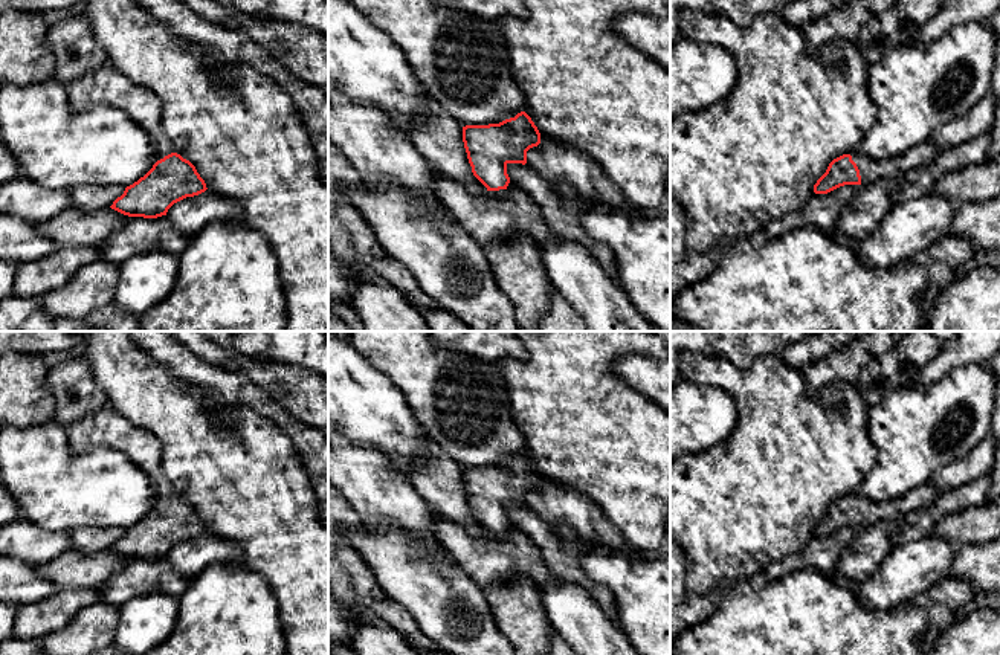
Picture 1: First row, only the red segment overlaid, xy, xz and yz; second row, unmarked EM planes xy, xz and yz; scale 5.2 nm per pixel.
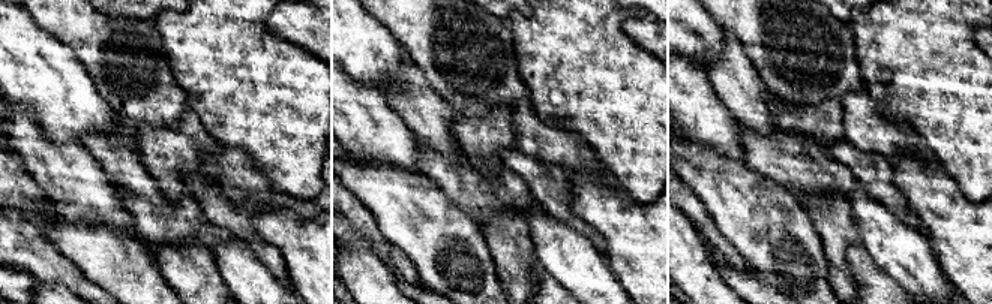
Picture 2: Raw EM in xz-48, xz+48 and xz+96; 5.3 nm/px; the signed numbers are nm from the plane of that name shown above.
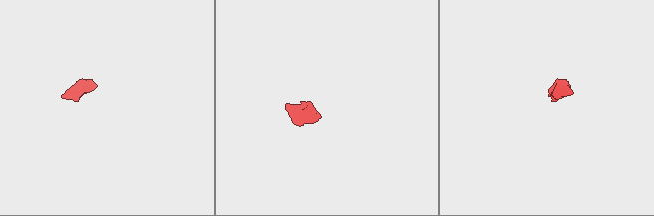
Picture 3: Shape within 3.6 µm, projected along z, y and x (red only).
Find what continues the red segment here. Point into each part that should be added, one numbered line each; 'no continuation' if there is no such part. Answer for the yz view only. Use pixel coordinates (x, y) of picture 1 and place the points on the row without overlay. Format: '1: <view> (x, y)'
1: yz (870, 513)

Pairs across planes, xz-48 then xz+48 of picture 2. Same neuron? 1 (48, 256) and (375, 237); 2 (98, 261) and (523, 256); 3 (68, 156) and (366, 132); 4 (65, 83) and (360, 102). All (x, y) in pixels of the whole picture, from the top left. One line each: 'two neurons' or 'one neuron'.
1: one neuron
2: two neurons
3: one neuron
4: two neurons

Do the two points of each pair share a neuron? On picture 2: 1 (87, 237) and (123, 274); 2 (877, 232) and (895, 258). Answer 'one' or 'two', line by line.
1: one
2: one

